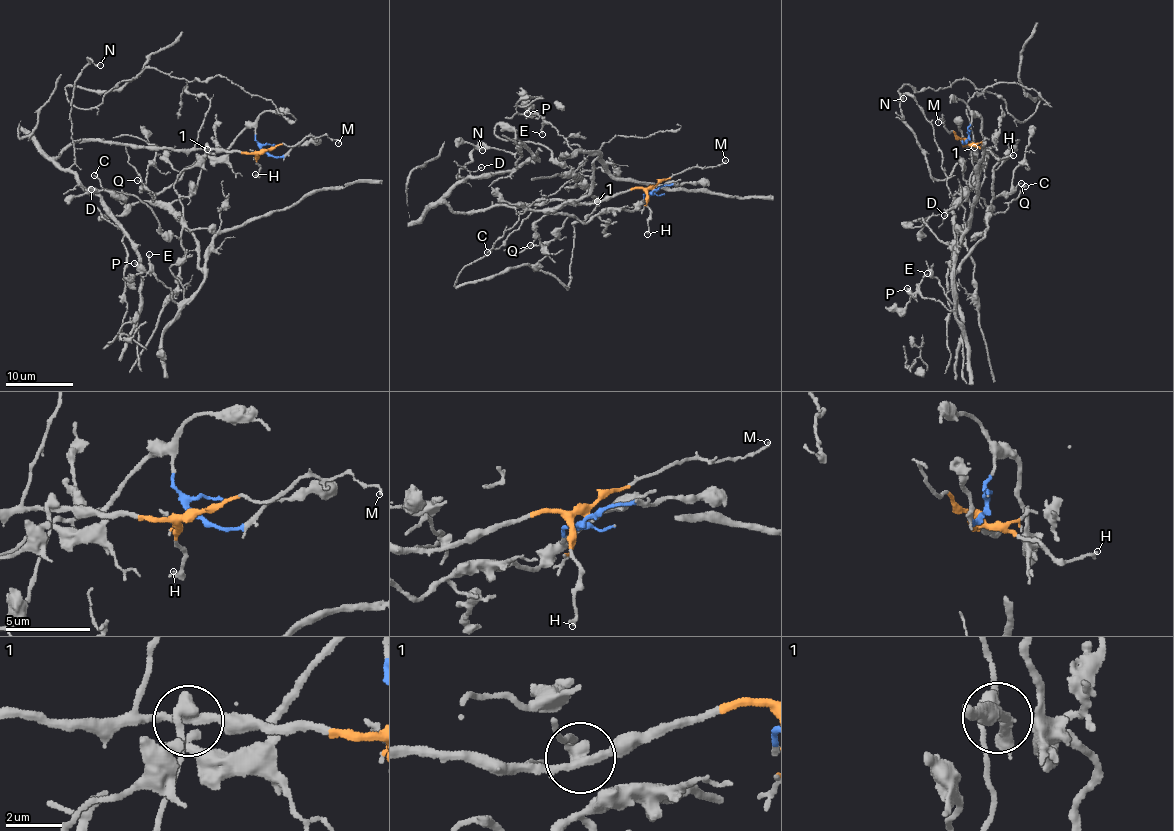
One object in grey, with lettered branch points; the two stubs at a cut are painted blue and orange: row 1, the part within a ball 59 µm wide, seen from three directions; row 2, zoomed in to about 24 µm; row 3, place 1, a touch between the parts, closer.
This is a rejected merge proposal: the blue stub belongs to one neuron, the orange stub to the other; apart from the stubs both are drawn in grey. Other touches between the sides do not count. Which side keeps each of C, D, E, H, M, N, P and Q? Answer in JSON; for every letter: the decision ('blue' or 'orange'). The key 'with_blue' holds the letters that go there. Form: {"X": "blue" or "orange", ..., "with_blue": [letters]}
{"C": "blue", "D": "orange", "E": "blue", "H": "orange", "M": "orange", "N": "orange", "P": "blue", "Q": "blue", "with_blue": ["C", "E", "P", "Q"]}

